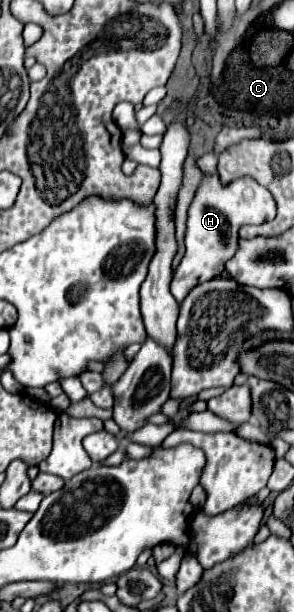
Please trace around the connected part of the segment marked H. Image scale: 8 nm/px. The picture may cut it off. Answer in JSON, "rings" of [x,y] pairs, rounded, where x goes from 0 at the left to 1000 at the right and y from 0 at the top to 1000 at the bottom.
{"rings":[[[741,286],[701,289],[646,332],[633,364],[639,371],[626,387],[633,413],[578,462],[578,475],[599,485],[599,492],[612,495],[619,485],[633,485],[633,475],[646,475],[660,466],[707,459],[762,443],[769,426],[796,417],[796,407],[810,404],[816,368],[925,361],[932,348],[939,348],[932,322],[918,322],[912,309],[891,309],[891,302],[850,296],[850,289],[789,296],[782,302],[755,302]]]}

